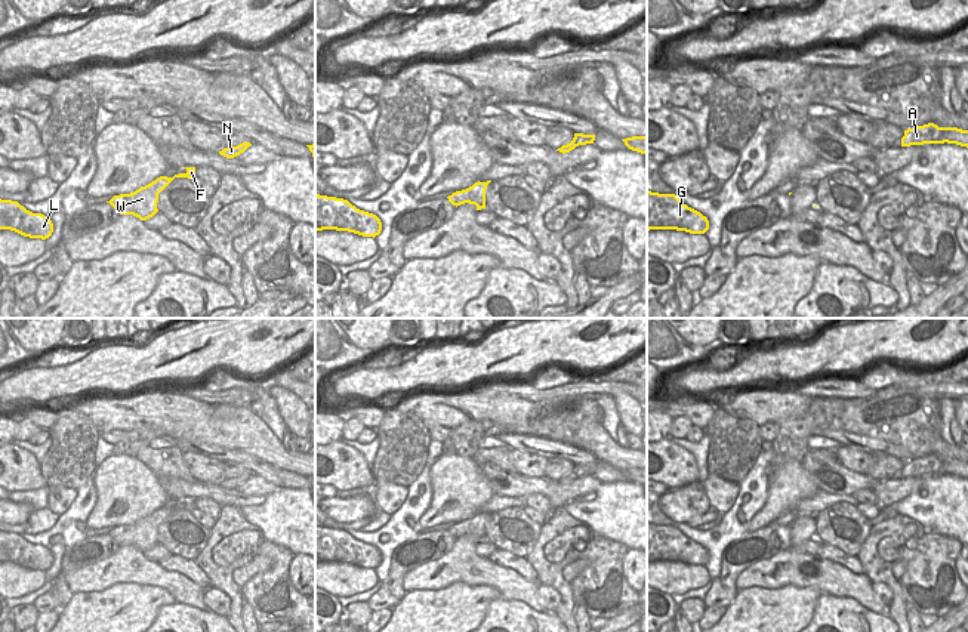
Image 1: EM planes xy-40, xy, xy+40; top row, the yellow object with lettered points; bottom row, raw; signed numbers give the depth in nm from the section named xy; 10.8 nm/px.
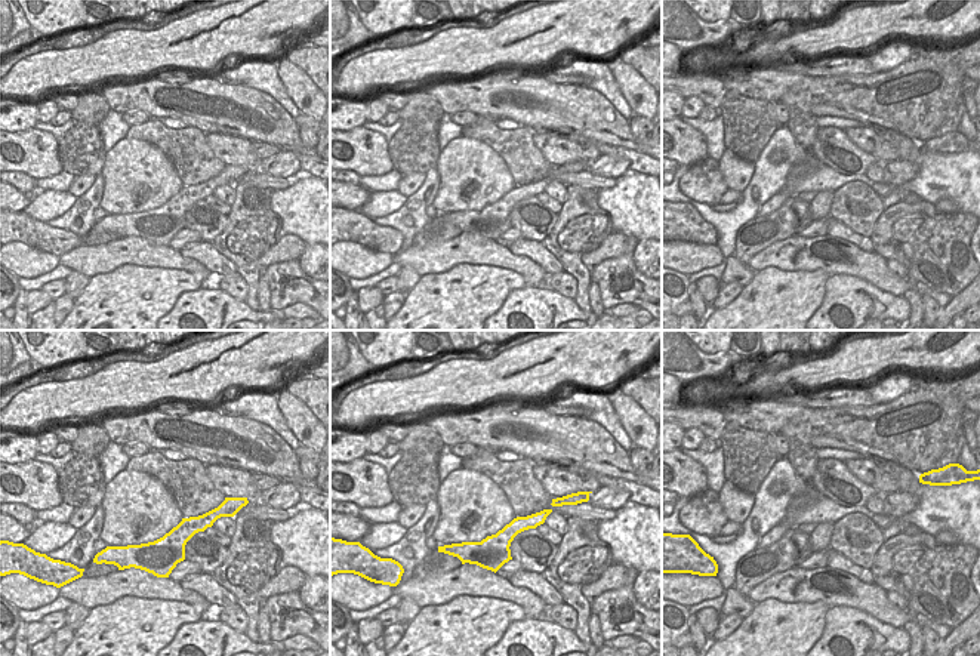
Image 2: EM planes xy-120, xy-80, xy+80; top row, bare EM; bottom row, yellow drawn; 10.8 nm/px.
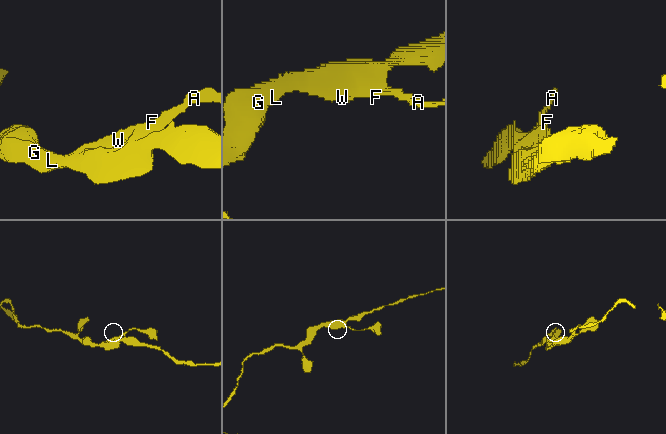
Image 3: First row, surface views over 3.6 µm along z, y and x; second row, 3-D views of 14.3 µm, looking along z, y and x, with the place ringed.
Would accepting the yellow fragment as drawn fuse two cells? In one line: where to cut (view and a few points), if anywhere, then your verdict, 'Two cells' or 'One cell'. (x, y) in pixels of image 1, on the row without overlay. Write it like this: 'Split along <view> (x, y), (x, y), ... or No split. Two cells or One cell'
No split. One cell.

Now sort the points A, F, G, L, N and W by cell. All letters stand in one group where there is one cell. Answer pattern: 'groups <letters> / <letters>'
groups A F G L N W

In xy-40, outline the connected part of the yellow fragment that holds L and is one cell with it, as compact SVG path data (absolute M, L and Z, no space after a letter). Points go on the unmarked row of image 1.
M0 530L0 561L10 561L24 568L46 571L53 564L53 555L47 548L33 545L18 533Z

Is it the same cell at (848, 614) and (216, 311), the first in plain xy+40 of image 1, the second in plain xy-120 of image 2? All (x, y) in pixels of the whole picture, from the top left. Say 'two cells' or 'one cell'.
one cell

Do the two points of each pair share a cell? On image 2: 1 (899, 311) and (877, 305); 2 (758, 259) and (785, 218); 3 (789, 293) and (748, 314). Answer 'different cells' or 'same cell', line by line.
1: same cell
2: different cells
3: same cell

